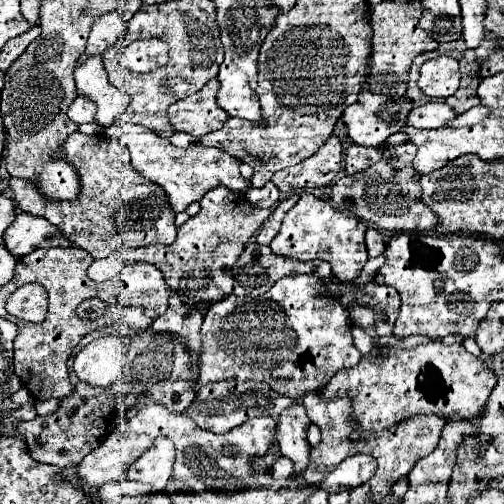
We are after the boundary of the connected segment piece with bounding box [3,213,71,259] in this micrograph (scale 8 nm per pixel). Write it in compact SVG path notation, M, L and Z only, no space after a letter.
M19 213L17 219L3 233L5 249L13 253L13 257L29 255L39 247L71 247L69 239L57 231L47 219L33 217L29 213Z

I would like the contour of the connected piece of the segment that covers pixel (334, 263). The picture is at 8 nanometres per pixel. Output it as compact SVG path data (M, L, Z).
M303 193L301 199L297 201L297 205L285 215L285 219L281 223L281 231L275 235L275 239L271 241L269 247L273 253L291 257L297 261L323 259L323 261L331 263L333 275L343 283L353 281L361 273L361 269L367 261L365 225L355 217L343 215L341 211L333 209L329 203L325 203L323 199L319 199L311 193Z

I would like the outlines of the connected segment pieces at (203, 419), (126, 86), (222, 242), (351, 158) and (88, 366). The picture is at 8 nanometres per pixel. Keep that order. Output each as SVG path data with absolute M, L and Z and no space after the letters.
M221 381L221 383L209 383L197 389L193 403L185 409L185 415L189 415L201 429L213 431L213 433L225 433L253 417L269 415L277 417L281 415L283 407L289 407L293 403L289 397L281 397L279 393L271 391L265 383L237 383L237 381Z
M129 35L123 37L117 45L113 45L109 51L103 53L103 67L109 75L109 83L117 89L123 89L129 97L131 97L131 103L129 107L117 117L117 125L121 123L135 123L135 125L143 125L151 131L155 131L159 137L165 137L169 139L175 131L173 127L167 123L167 107L195 91L199 91L209 79L217 77L217 71L219 69L157 69L153 73L133 73L133 71L127 71L127 67L119 65L117 61L117 51L121 51L123 47L129 45Z
M225 187L211 189L201 199L201 211L179 227L179 235L173 245L149 245L139 249L121 249L111 257L93 261L89 277L93 281L107 281L121 273L121 263L145 261L155 265L171 291L185 297L197 297L203 301L219 301L233 291L231 267L245 249L247 241L261 229L263 221L271 215L271 209L253 207L243 193L233 193Z
M351 145L345 155L345 173L353 175L361 169L367 169L369 165L377 163L381 159L381 151L377 147L357 147Z
M107 335L87 345L75 357L75 373L85 383L107 387L123 375L125 353L129 339L119 335Z

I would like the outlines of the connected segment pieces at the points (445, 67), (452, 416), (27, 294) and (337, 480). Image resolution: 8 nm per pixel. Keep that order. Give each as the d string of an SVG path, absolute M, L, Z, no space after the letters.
M445 55L427 61L419 73L419 87L423 93L435 99L451 97L459 88L460 82L455 82L457 61Z
M433 341L413 349L373 347L361 357L359 365L339 371L321 391L321 397L325 401L341 395L351 399L351 417L359 429L349 439L359 441L365 433L387 429L415 415L439 415L445 421L477 419L497 383L495 373L485 371L483 361L473 357L461 343L443 345Z
M23 285L9 297L7 309L13 317L41 323L47 315L47 291L41 285Z
M353 455L347 461L343 461L335 471L327 475L323 481L325 491L343 491L343 489L353 489L359 487L367 481L377 471L377 461L371 455Z

